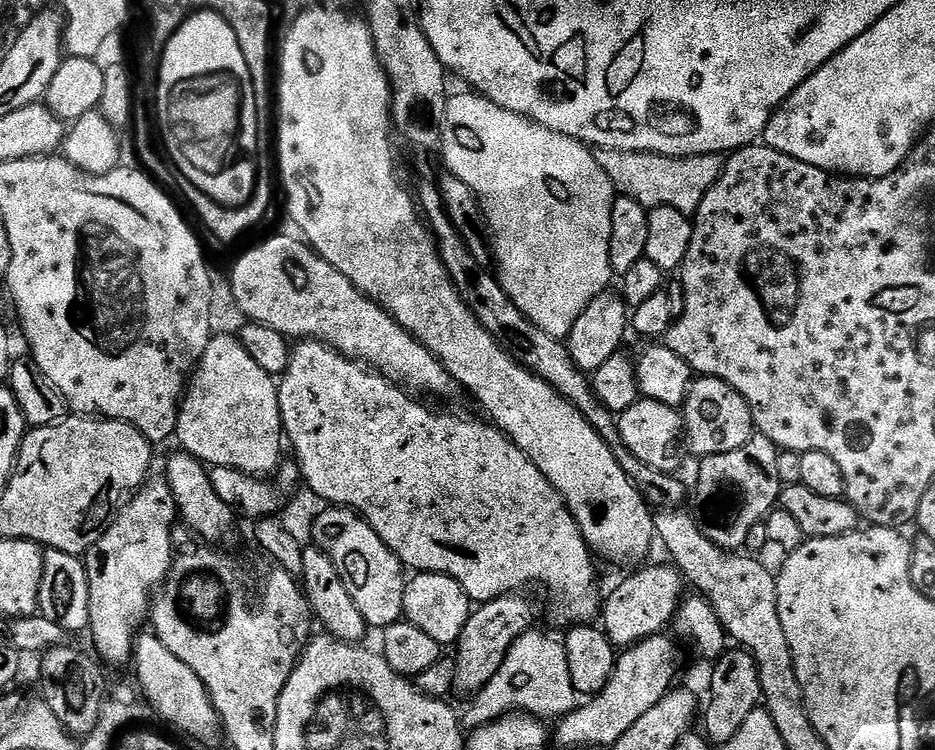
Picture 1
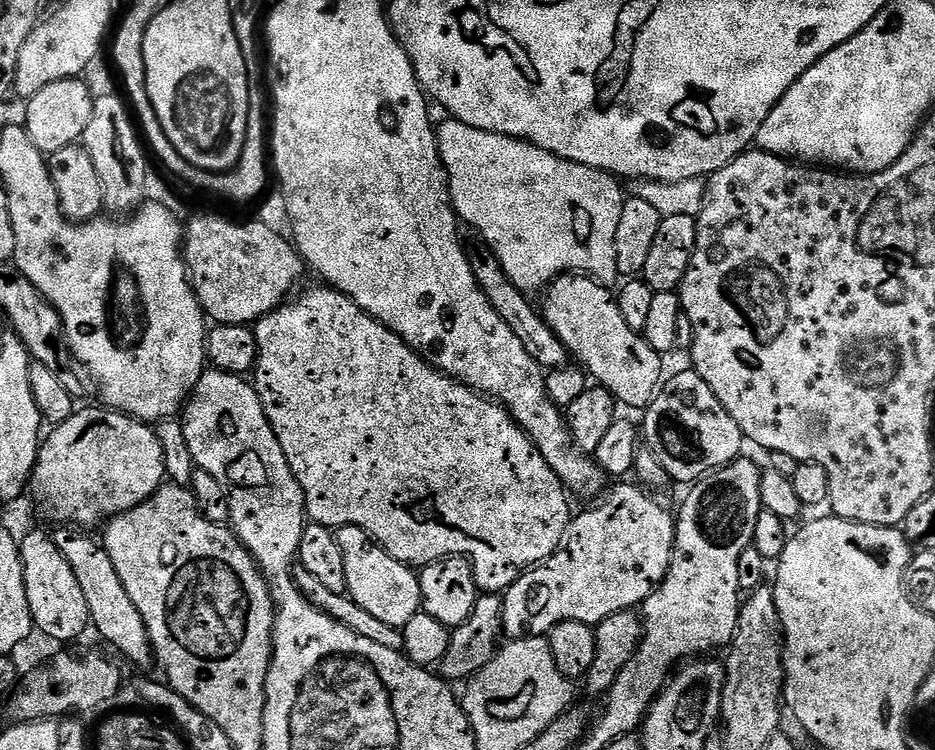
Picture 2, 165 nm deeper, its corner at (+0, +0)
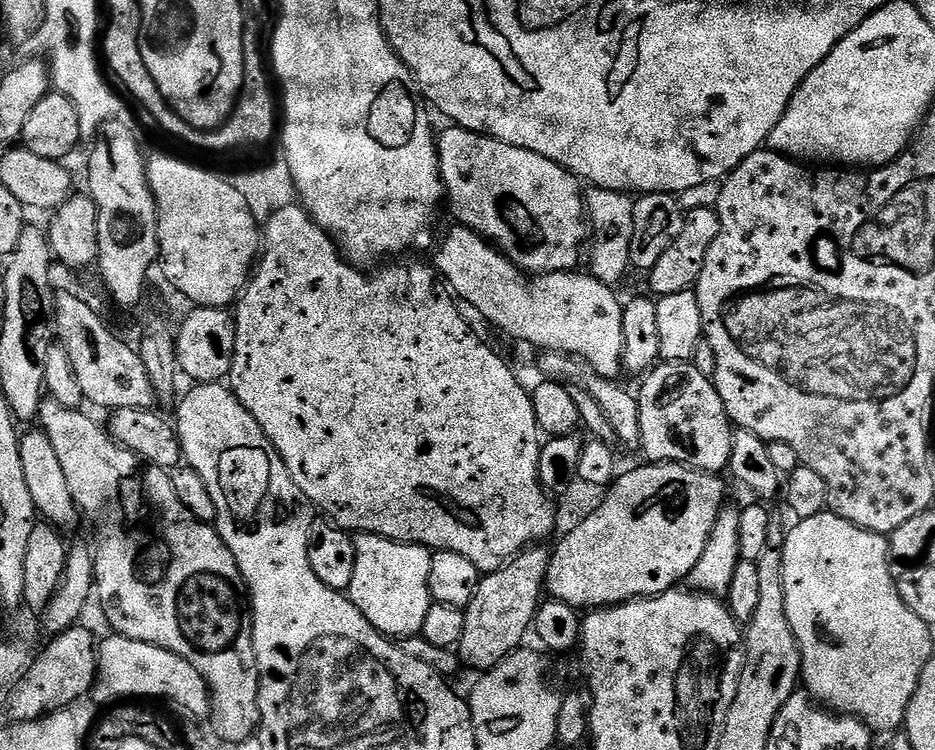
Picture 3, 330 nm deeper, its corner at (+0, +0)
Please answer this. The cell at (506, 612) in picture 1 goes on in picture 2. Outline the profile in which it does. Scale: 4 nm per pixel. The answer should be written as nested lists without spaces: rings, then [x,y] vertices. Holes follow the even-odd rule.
[[[620,482],[612,493],[607,493],[608,501],[600,504],[597,508],[588,508],[581,516],[573,515],[571,517],[568,529],[564,535],[564,541],[556,549],[553,556],[548,557],[542,564],[537,564],[534,568],[529,568],[523,574],[517,575],[516,580],[503,593],[504,609],[502,610],[502,618],[504,619],[503,635],[508,640],[519,640],[529,634],[533,636],[547,637],[549,632],[554,630],[554,626],[558,626],[561,622],[582,622],[583,624],[591,624],[593,626],[600,624],[606,618],[610,618],[610,614],[618,614],[619,612],[627,612],[636,610],[643,605],[645,600],[650,598],[650,594],[657,586],[664,581],[666,574],[670,570],[670,562],[672,561],[672,552],[676,548],[676,516],[663,504],[660,500],[655,500],[655,495],[649,494],[639,483],[624,484],[628,482]]]

